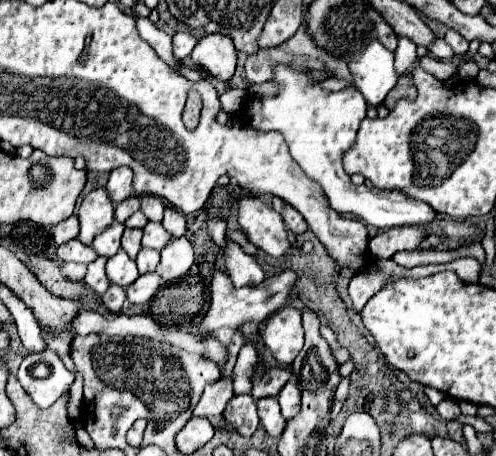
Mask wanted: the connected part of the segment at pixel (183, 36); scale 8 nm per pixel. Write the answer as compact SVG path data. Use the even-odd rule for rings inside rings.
M177 32L173 34L173 54L177 60L187 60L187 56L191 54L191 50L195 48L197 38L191 36L189 32Z

